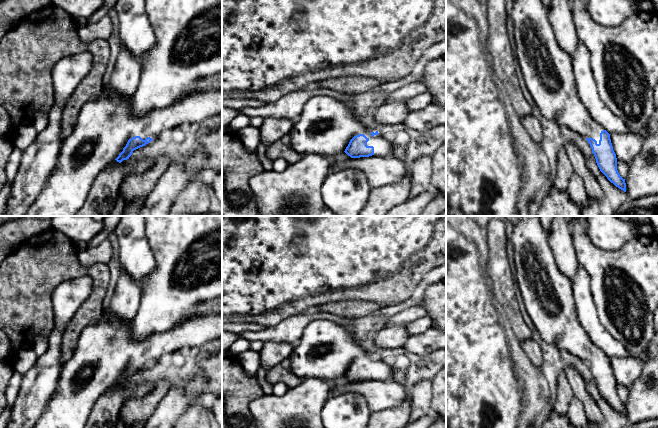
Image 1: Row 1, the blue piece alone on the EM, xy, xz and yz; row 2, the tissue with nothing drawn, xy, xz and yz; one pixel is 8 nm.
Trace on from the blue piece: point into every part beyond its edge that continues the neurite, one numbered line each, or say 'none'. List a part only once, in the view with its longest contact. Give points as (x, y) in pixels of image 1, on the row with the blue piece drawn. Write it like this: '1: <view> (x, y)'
1: xz (325, 126)

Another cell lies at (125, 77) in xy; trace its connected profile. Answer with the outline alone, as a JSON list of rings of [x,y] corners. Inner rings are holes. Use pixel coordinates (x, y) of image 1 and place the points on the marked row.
[[[120,50],[111,78],[105,87],[118,96],[133,97],[141,78],[140,63],[126,51]]]

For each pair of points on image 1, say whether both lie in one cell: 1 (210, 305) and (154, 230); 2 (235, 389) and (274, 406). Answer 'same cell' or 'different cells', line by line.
1: different cells
2: different cells

